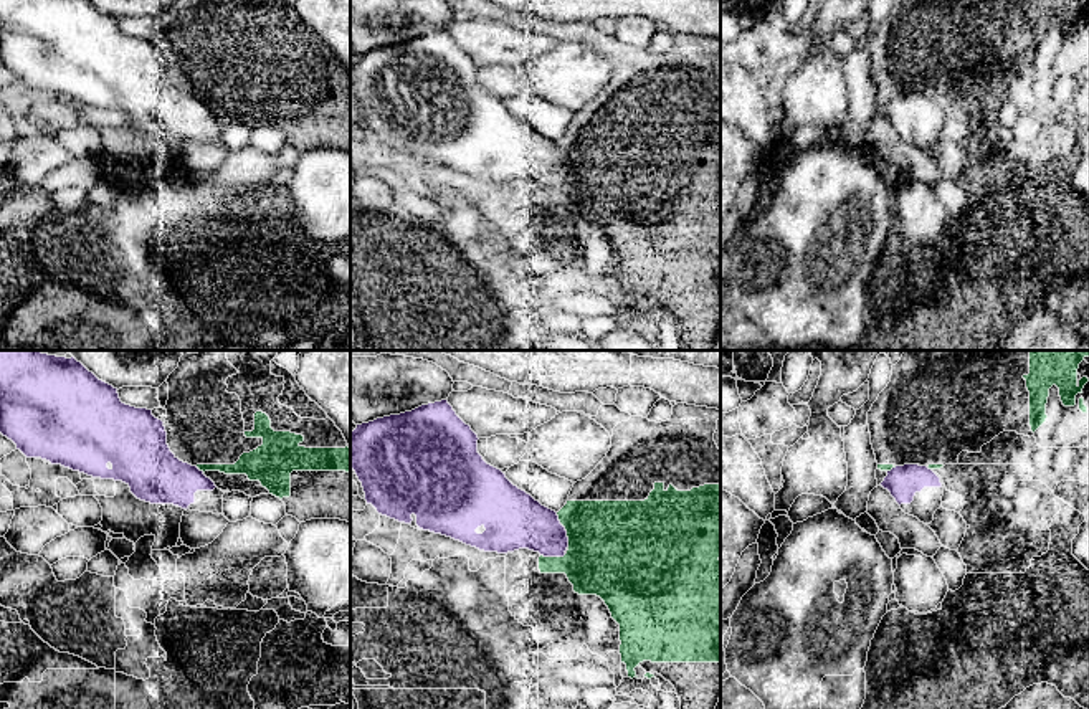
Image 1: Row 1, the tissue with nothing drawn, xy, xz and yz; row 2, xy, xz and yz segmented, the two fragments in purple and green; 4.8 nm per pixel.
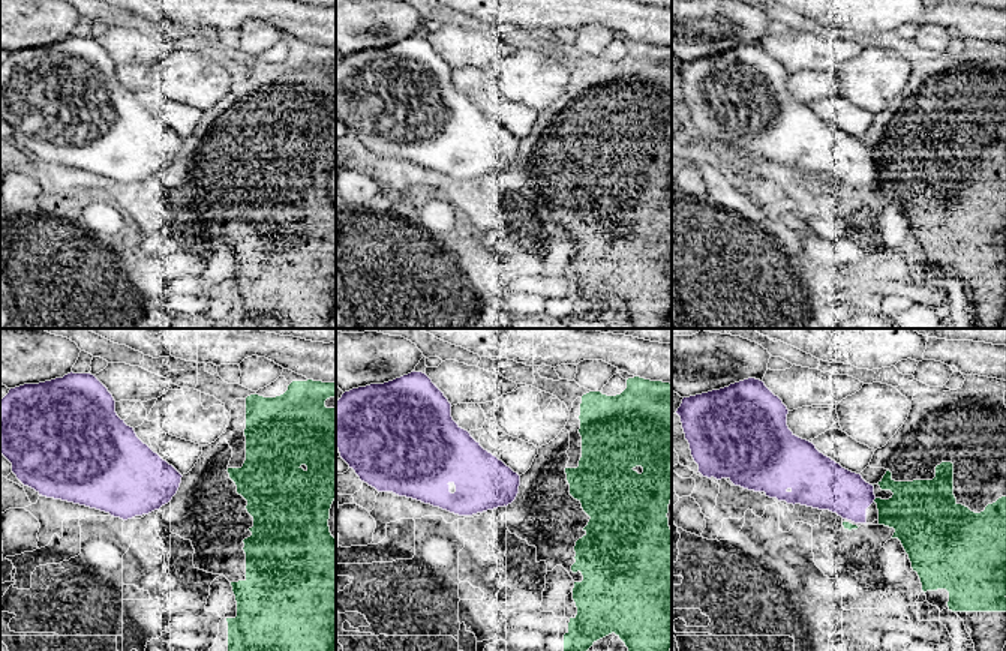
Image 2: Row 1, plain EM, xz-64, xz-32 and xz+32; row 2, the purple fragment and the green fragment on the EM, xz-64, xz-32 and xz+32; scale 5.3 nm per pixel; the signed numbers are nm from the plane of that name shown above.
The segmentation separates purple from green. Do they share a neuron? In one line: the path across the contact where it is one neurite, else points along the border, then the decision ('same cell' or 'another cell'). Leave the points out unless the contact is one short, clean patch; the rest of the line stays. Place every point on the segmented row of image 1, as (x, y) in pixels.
another cell

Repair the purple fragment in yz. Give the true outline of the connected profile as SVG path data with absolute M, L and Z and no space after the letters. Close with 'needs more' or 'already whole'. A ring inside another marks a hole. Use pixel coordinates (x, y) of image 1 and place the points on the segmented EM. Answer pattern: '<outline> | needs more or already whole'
M896 466L887 471L881 486L891 492L906 514L924 524L930 524L935 511L942 506L940 478L927 466Z | needs more

